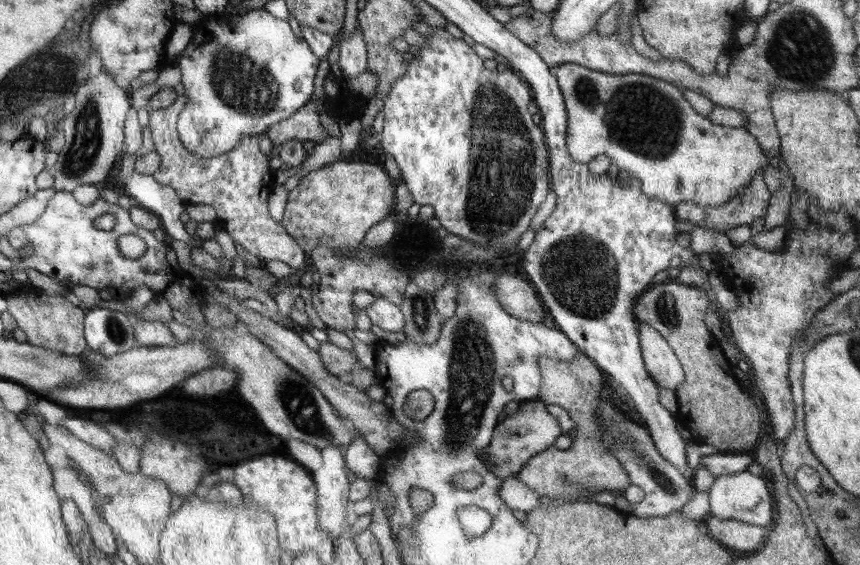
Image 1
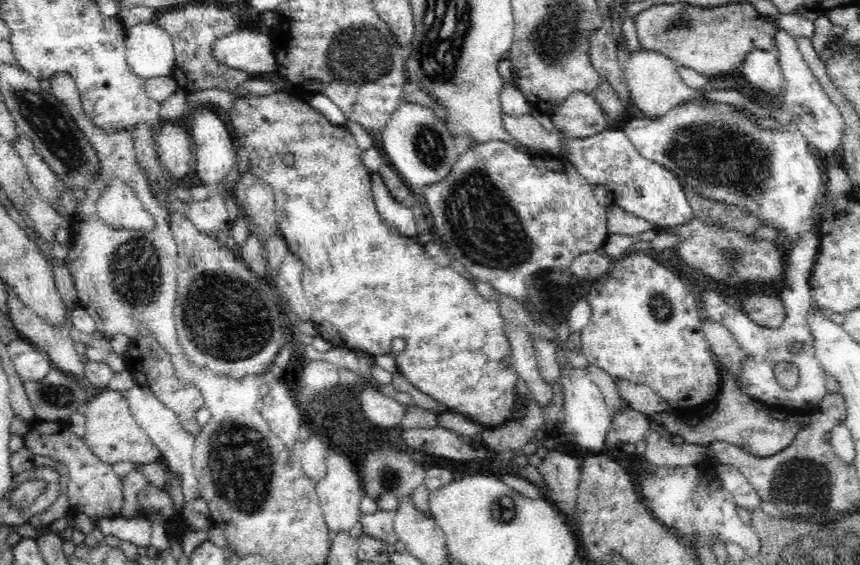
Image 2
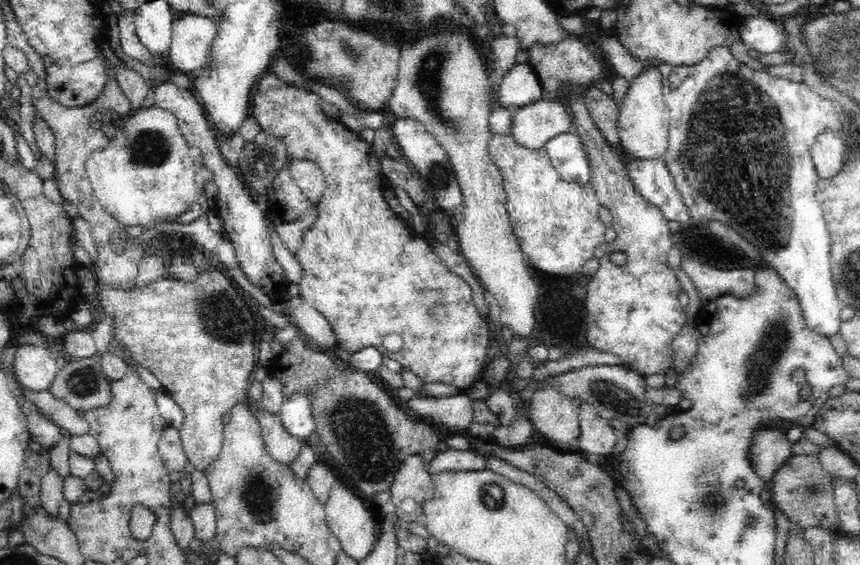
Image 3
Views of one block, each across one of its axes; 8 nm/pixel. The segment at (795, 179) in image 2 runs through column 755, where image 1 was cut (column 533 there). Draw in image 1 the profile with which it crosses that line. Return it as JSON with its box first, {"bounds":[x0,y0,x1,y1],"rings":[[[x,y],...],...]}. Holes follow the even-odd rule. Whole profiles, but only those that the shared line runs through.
{"bounds":[381,28,549,246],"rings":[[[431,28],[433,34],[425,34],[425,44],[417,46],[419,54],[417,58],[413,58],[411,62],[407,62],[407,70],[403,76],[397,78],[395,84],[391,84],[389,94],[383,98],[383,132],[381,132],[381,148],[385,156],[393,156],[393,160],[397,162],[401,176],[403,176],[403,184],[407,186],[407,190],[411,192],[411,198],[415,204],[419,206],[431,206],[435,216],[439,220],[439,224],[443,226],[443,230],[447,234],[455,234],[461,238],[467,238],[475,244],[481,246],[505,246],[507,242],[515,242],[519,240],[525,232],[527,232],[527,222],[531,222],[533,214],[537,212],[537,208],[545,202],[547,192],[549,192],[549,152],[545,146],[545,138],[543,138],[543,130],[541,126],[535,126],[531,120],[531,114],[527,112],[527,104],[531,102],[531,90],[525,82],[521,82],[519,74],[513,72],[511,68],[507,68],[505,72],[497,72],[497,70],[487,70],[481,62],[481,58],[461,40],[461,38],[453,38],[445,28],[437,30]]]}

